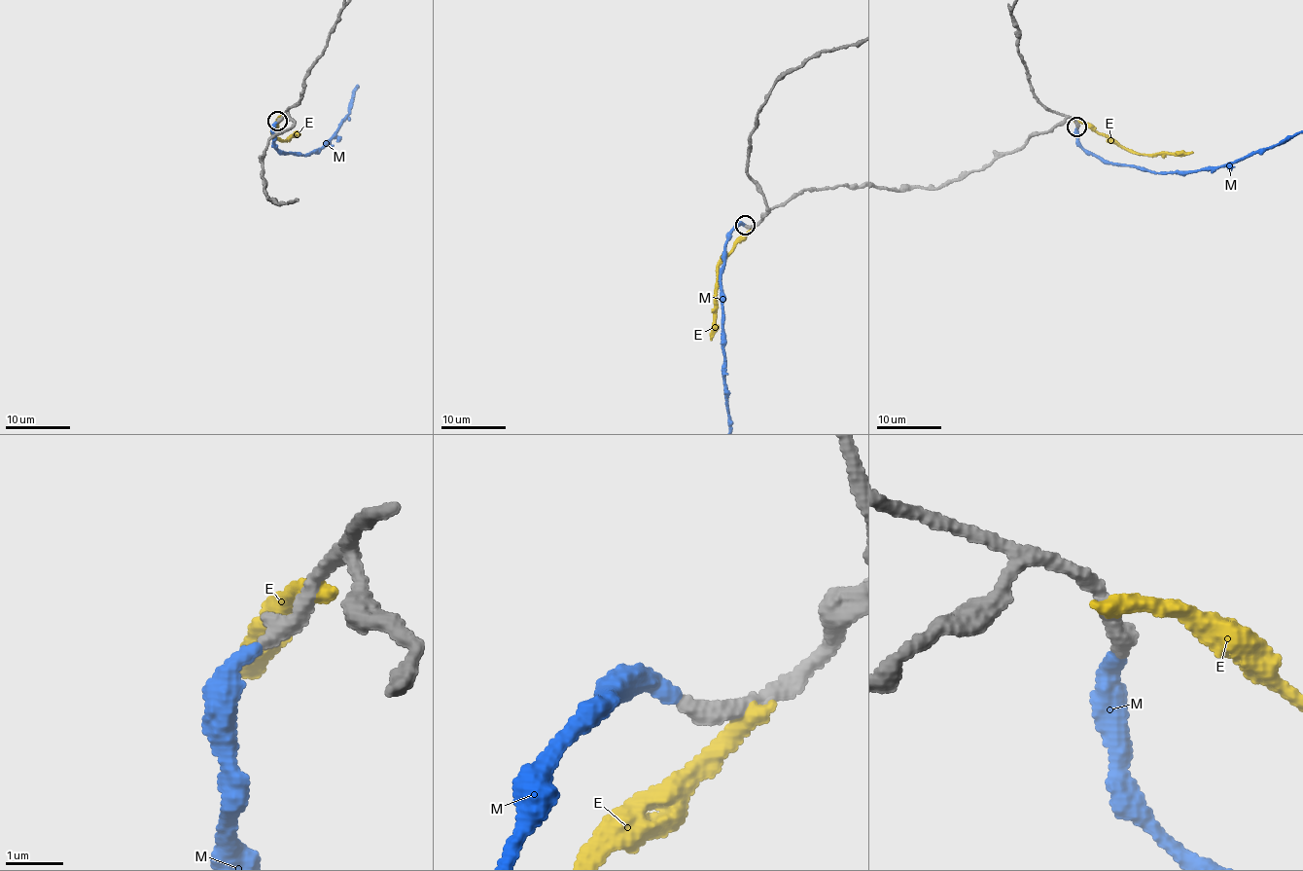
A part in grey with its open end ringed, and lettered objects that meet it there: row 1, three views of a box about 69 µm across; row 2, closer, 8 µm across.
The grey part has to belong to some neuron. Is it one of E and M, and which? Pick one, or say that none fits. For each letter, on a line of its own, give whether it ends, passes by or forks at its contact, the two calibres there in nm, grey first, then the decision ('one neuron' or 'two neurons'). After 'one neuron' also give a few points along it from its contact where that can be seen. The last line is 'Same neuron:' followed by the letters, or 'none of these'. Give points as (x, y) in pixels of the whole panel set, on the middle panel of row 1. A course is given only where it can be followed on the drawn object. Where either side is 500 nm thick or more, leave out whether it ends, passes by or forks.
E: it ends there; 400 nm thick on the grey side, 360 nm on the other; two neurons
M: it ends there; 320 nm thick on the grey side, 320 nm on the other; one neuron
Same neuron: M

